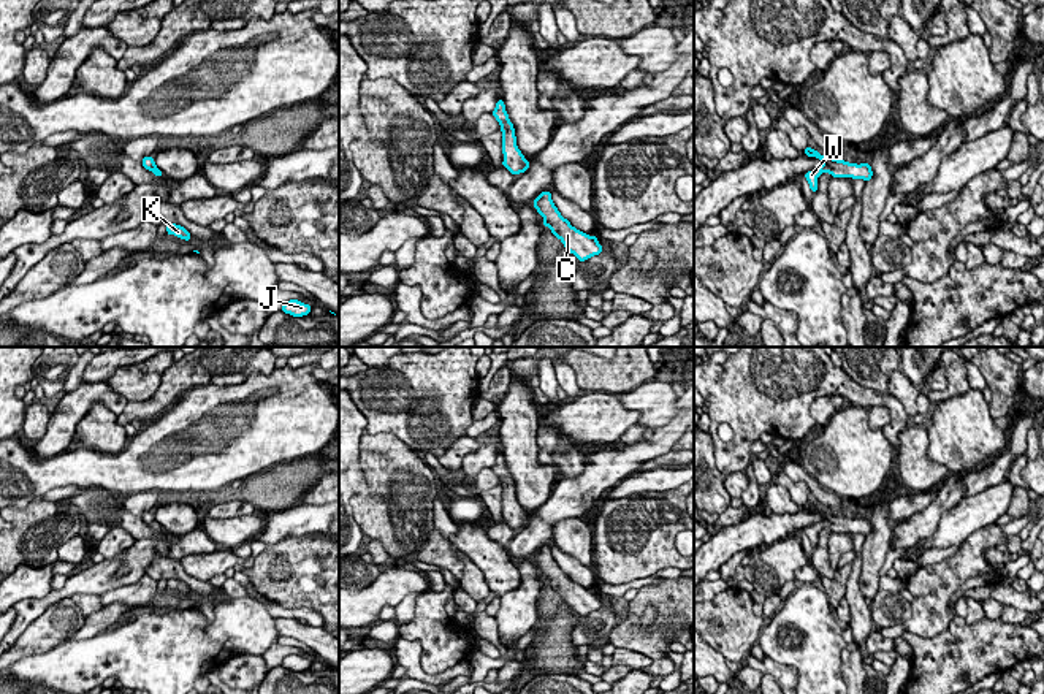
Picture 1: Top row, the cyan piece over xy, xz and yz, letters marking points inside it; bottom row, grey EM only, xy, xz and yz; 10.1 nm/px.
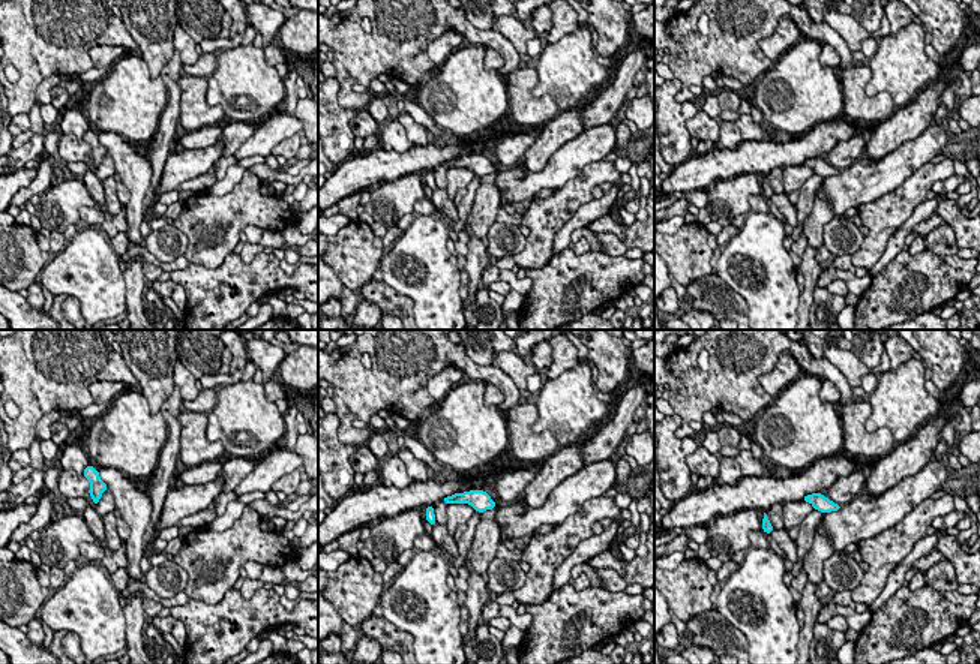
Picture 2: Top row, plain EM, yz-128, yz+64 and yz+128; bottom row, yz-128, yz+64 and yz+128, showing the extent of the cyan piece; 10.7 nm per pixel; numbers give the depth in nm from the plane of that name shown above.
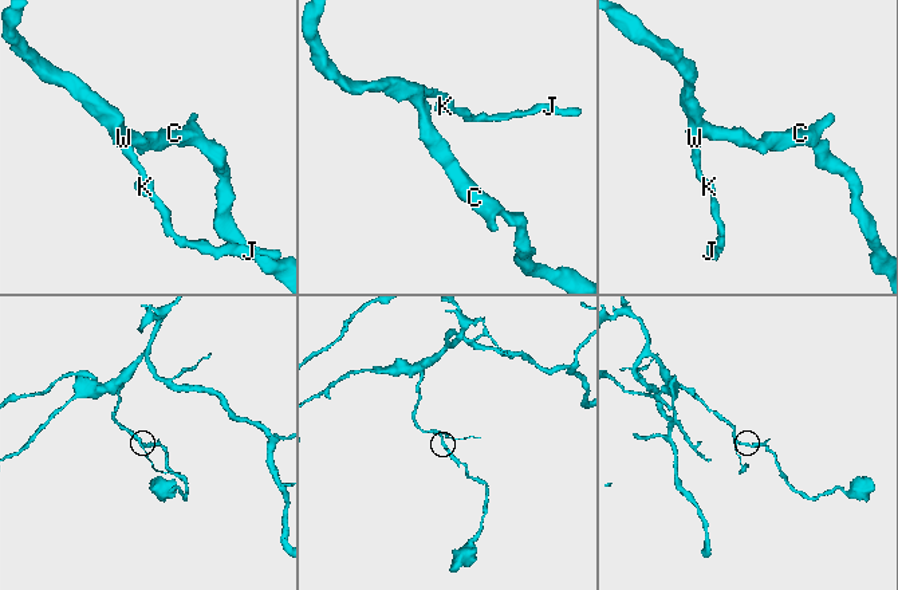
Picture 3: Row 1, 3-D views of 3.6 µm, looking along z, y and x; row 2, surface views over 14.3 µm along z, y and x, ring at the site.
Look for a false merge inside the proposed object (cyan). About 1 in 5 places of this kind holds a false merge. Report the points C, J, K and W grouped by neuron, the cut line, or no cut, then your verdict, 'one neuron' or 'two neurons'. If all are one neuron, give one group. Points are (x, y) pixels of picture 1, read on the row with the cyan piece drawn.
C J K W | no cut | one neuron

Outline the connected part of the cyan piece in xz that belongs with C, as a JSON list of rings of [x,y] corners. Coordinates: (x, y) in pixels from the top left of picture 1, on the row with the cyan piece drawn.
[[[548,190],[542,192],[532,201],[532,204],[543,217],[543,225],[548,227],[551,233],[562,241],[564,247],[580,261],[585,261],[602,252],[604,246],[599,244],[596,236],[589,236],[577,230],[567,219],[561,215]]]

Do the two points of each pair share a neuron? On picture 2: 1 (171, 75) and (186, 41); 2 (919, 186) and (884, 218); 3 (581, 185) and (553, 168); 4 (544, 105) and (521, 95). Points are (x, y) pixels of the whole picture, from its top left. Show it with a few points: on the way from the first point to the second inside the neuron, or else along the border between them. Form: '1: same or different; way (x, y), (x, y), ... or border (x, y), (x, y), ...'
1: different; border (176, 48), (183, 63)
2: same; way (910, 194), (893, 209)
3: different; border (602, 159), (589, 162), (556, 191)
4: same; way (538, 105), (532, 105), (527, 101)

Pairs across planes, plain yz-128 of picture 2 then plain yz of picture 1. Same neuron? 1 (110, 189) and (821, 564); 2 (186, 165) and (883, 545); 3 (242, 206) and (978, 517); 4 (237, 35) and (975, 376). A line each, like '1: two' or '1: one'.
1: two
2: two
3: two
4: two

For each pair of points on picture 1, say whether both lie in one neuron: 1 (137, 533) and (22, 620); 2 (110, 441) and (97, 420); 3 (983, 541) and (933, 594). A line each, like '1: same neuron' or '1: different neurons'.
1: different neurons
2: same neuron
3: same neuron

